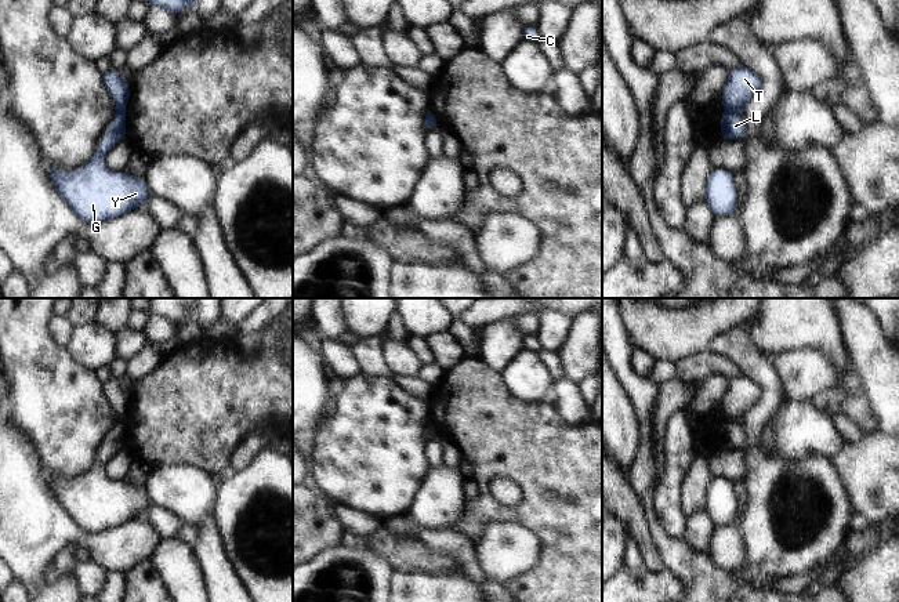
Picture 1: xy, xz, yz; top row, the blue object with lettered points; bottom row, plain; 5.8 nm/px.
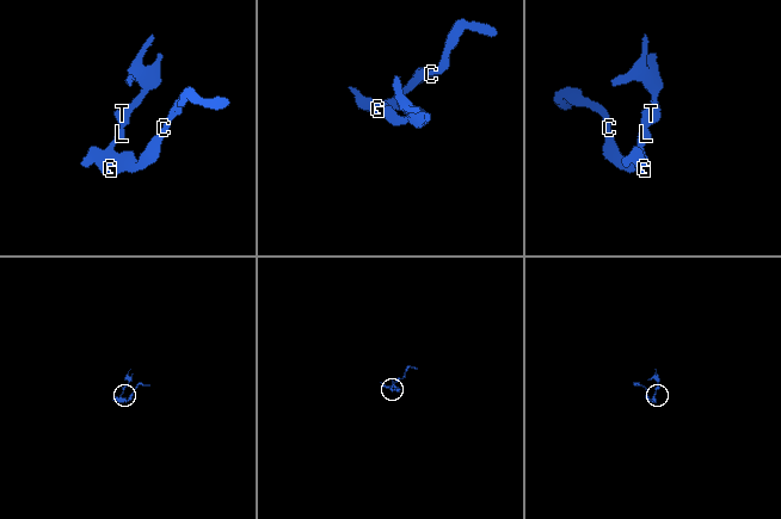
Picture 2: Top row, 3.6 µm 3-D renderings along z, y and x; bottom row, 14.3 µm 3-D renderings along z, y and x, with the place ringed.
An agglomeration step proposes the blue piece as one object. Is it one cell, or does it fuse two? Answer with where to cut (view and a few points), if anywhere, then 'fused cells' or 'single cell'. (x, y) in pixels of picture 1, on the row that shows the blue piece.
cut yz (725, 109), (739, 112); fused cells

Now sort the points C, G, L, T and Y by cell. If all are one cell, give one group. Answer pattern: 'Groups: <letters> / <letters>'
Groups: C G L Y / T.

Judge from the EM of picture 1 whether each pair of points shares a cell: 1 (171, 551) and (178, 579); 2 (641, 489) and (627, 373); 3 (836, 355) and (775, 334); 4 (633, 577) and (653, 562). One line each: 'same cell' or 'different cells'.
1: same cell
2: same cell
3: same cell
4: different cells

